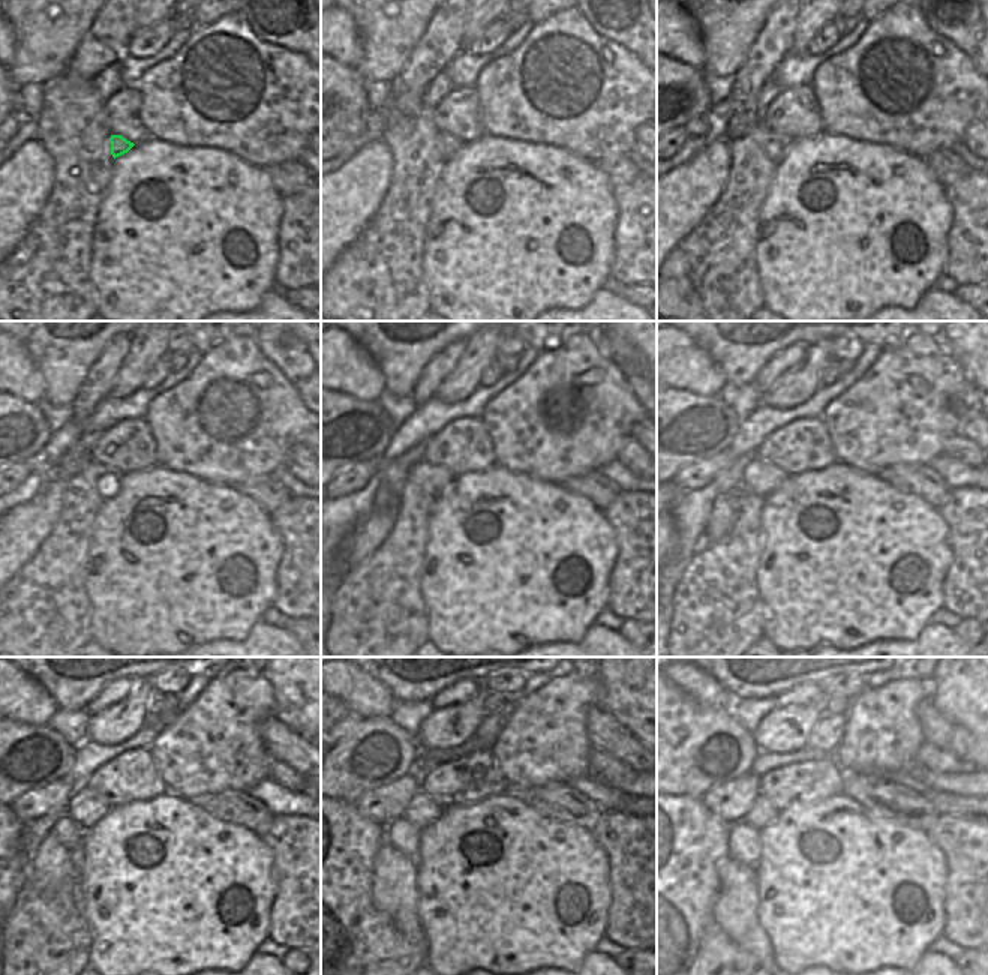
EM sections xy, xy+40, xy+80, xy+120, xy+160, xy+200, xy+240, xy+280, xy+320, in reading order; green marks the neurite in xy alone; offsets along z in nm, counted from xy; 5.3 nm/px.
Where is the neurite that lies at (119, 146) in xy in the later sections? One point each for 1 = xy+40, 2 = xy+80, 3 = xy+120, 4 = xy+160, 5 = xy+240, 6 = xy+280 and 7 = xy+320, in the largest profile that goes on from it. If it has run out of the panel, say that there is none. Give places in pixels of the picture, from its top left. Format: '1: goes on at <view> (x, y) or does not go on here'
1: goes on at xy+40 (452, 144)
2: goes on at xy+80 (778, 144)
3: goes on at xy+120 (104, 479)
4: goes on at xy+160 (432, 479)
5: goes on at xy+240 (84, 809)
6: goes on at xy+280 (422, 812)
7: goes on at xy+320 (762, 812)

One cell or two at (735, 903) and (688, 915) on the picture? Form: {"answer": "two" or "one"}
{"answer": "two"}

